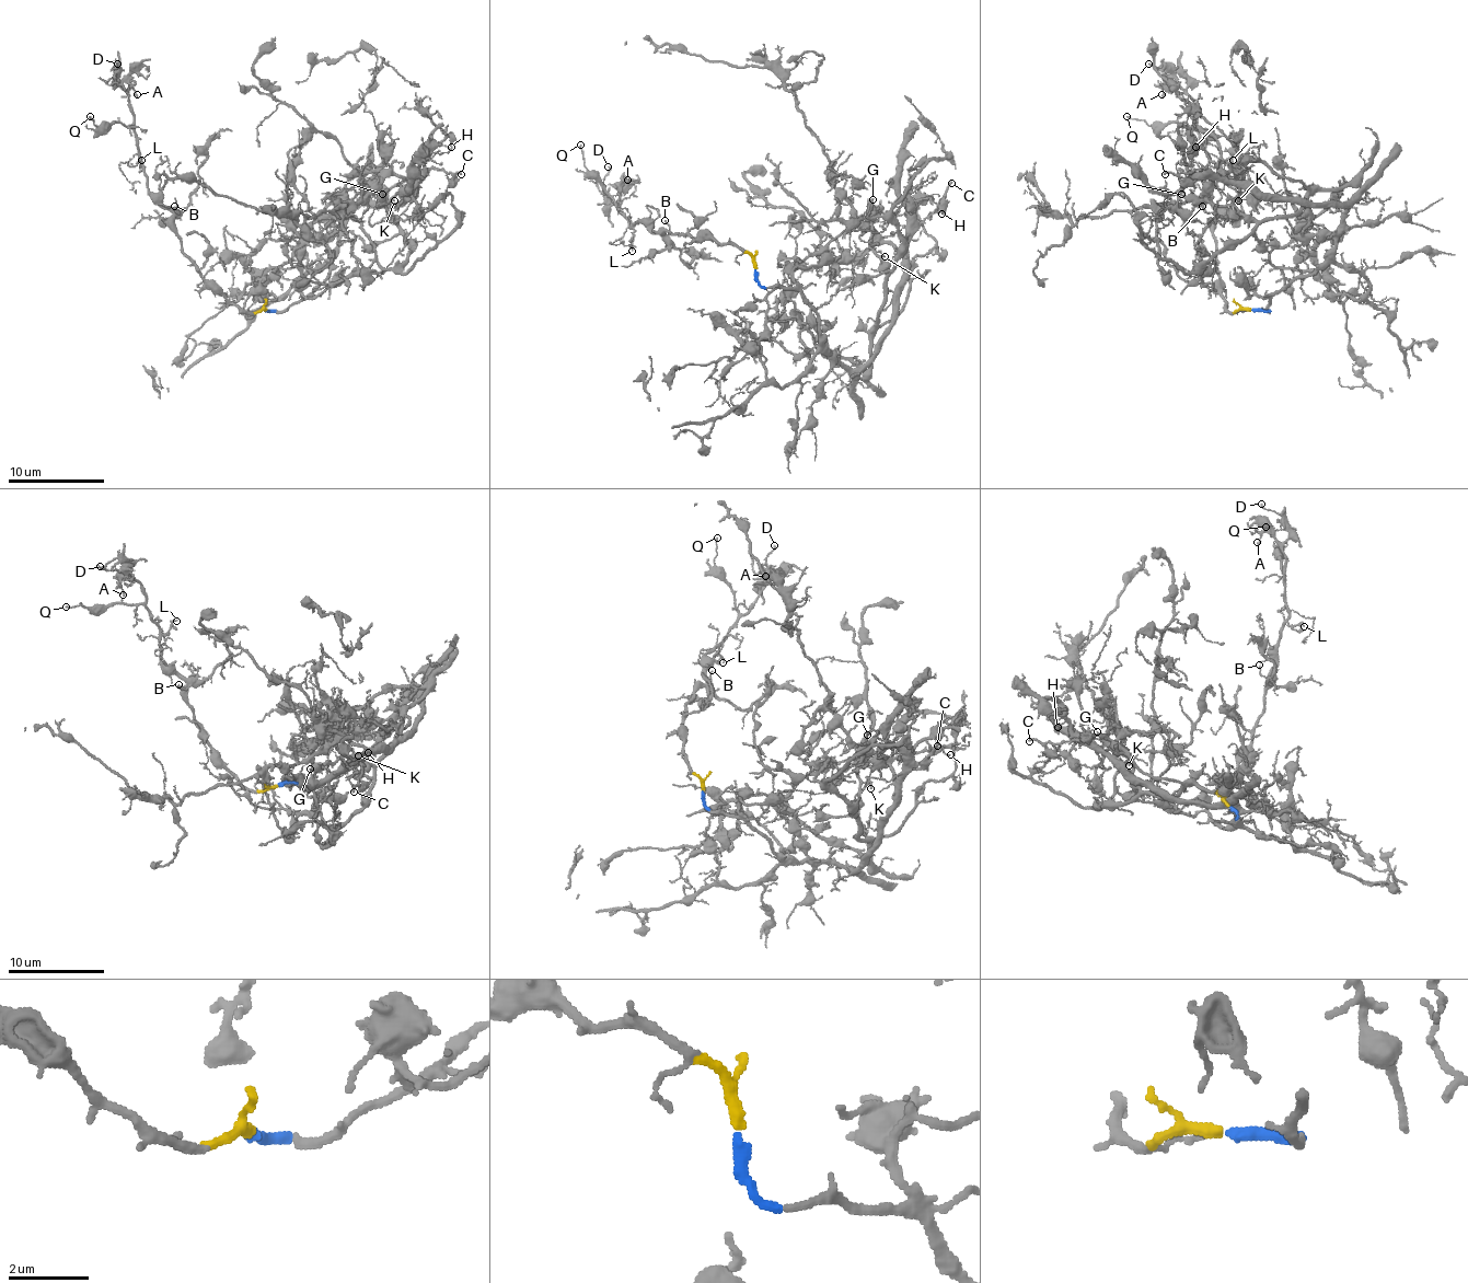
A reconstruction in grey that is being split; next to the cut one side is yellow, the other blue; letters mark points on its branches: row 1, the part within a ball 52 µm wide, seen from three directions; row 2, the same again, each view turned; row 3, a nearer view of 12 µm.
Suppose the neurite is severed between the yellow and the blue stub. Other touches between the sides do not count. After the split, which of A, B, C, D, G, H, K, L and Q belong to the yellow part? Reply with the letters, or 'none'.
A, B, D, L, Q

